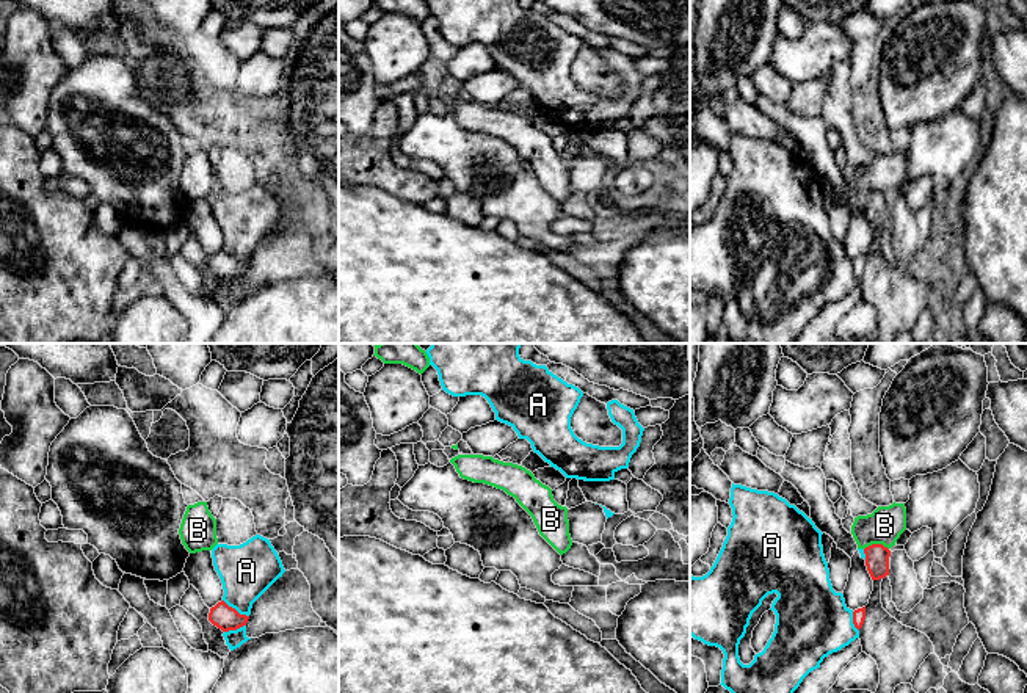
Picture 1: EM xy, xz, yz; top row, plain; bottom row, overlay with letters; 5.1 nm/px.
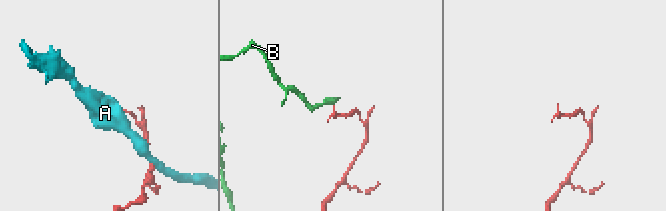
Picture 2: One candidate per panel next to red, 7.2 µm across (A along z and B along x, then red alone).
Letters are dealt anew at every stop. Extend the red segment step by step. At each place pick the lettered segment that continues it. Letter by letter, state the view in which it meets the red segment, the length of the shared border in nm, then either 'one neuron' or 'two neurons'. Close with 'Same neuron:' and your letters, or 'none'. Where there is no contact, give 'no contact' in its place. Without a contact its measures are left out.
A: xy | 160 nm | two neurons
B: yz | 130 nm | two neurons
Same neuron: none

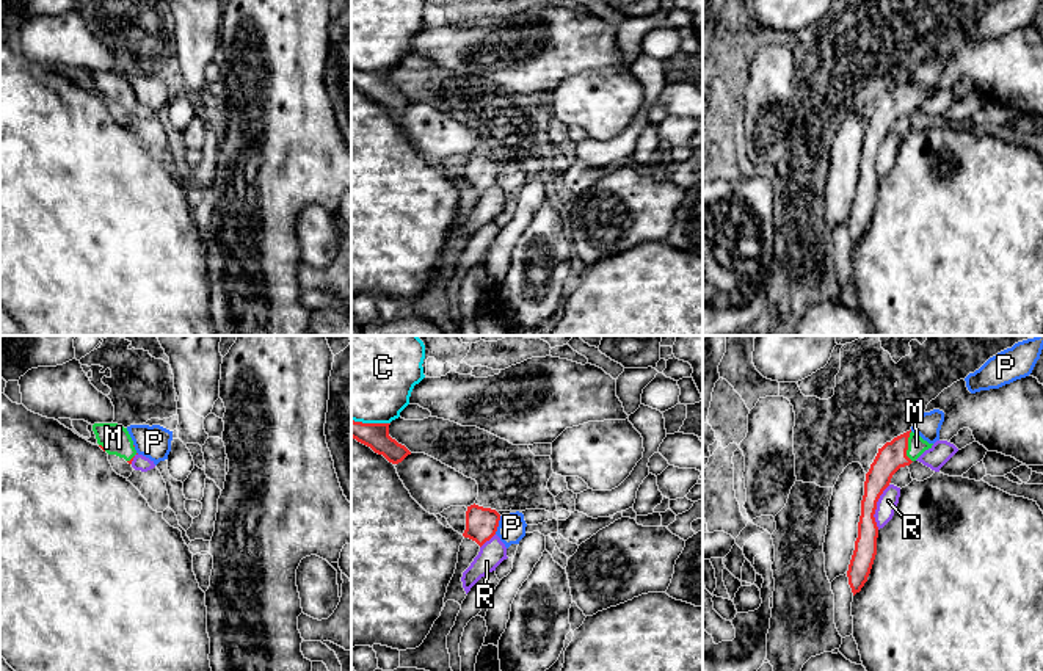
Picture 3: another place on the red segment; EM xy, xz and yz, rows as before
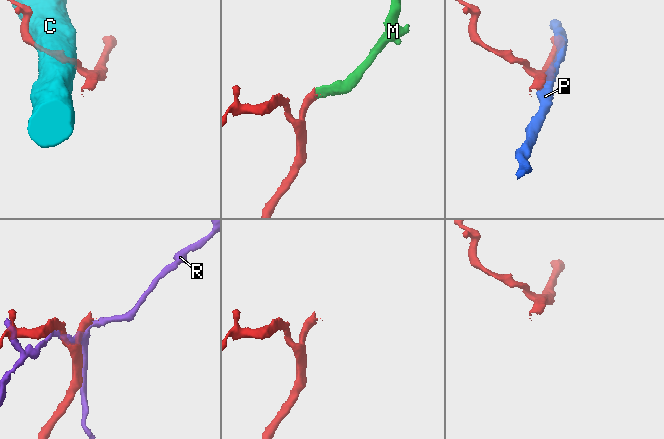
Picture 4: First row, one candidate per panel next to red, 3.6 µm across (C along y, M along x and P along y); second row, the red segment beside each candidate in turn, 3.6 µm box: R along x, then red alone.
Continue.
C: xz | 200 nm | two neurons
M: yz | 160 nm | one neuron
P: xz | 100 nm | two neurons
R: yz | 240 nm | two neurons
Same neuron: M

